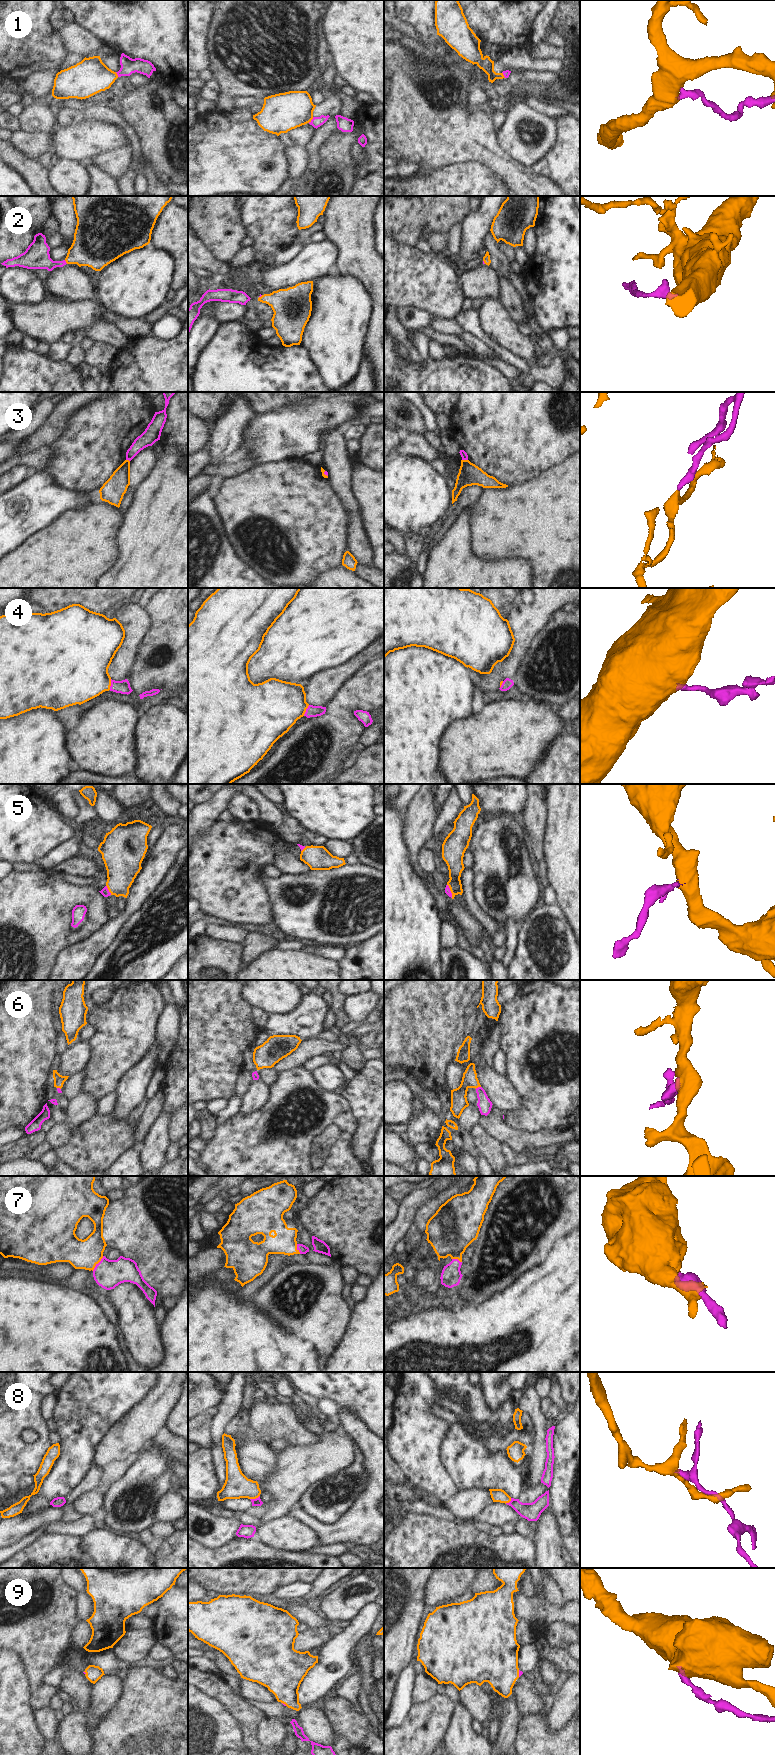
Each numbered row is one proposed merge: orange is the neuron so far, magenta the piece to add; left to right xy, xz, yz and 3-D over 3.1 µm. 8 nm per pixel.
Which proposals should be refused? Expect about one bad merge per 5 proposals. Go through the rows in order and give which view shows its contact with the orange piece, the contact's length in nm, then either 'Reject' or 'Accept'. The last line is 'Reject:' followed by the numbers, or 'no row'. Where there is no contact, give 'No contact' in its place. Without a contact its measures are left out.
1: Touches orange in xz. Shared border 60 nm. Accept
2: Touches orange in xy. Shared border 40 nm. Accept
3: Touches orange in yz. Shared border 50 nm. Reject
4: Touches orange in xy. Shared border 90 nm. Accept
5: Touches orange in xy. Shared border 90 nm. Accept
6: Touches orange in yz. Shared border 50 nm. Accept
7: Touches orange in xy. Shared border 150 nm. Accept
8: Touches orange in xz. Shared border 90 nm. Accept
9: Touches orange in yz. Shared border 60 nm. Accept
Reject: 3

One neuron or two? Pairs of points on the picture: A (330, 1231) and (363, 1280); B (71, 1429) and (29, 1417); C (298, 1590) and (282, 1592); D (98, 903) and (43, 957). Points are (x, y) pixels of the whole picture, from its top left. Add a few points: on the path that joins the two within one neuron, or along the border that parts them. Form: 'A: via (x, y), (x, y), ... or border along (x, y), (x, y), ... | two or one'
A: border along (359, 1273), (364, 1273), (373, 1278) | two
B: border along (49, 1421), (52, 1427) | two
C: via (294, 1590), (286, 1592) | one
D: via (92, 919), (77, 934), (65, 935), (59, 941) | one

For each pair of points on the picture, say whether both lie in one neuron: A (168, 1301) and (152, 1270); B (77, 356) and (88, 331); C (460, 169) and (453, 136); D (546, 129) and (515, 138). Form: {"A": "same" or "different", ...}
{"A": "different", "B": "same", "C": "different", "D": "same"}

